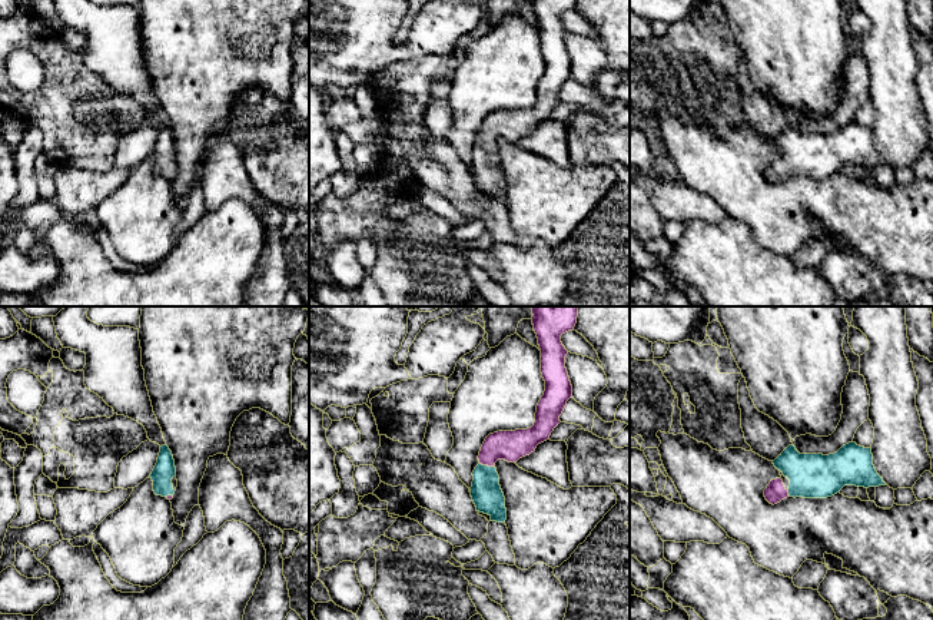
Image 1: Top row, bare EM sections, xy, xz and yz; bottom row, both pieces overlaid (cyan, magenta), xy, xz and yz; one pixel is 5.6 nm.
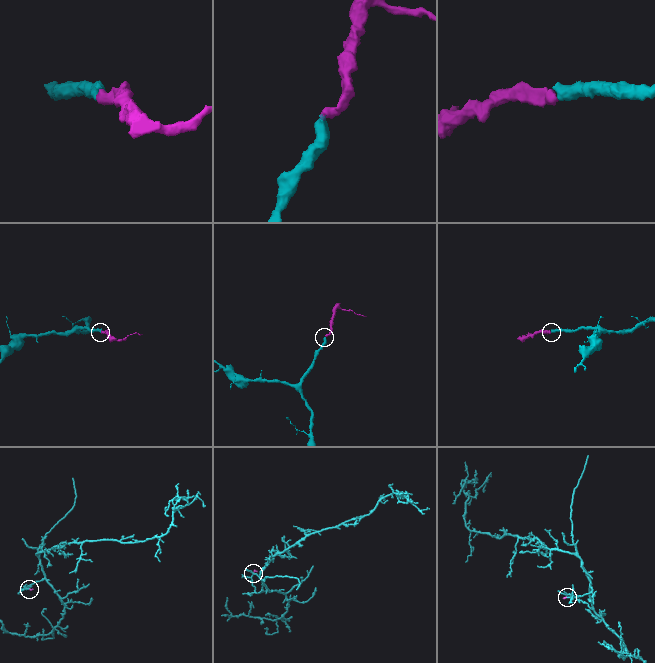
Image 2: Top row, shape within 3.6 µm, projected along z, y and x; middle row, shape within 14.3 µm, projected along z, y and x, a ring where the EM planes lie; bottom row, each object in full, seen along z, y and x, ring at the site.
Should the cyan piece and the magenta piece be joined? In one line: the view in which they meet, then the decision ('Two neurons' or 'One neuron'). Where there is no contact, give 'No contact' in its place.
Touches cyan in xz. One neuron

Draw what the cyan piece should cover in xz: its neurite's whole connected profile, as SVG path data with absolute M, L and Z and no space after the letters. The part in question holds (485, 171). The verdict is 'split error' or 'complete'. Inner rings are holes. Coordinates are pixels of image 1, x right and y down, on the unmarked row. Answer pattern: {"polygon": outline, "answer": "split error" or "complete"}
{"polygon": "M532 0L541 29L541 53L545 70L541 76L535 102L531 107L498 110L489 113L479 130L479 143L472 155L471 176L477 190L488 193L491 200L505 202L505 176L499 165L499 155L494 146L498 139L517 142L535 130L537 125L549 119L554 107L561 102L567 80L572 76L572 64L565 47L568 30L561 14L572 10L577 0Z", "answer": "split error"}

